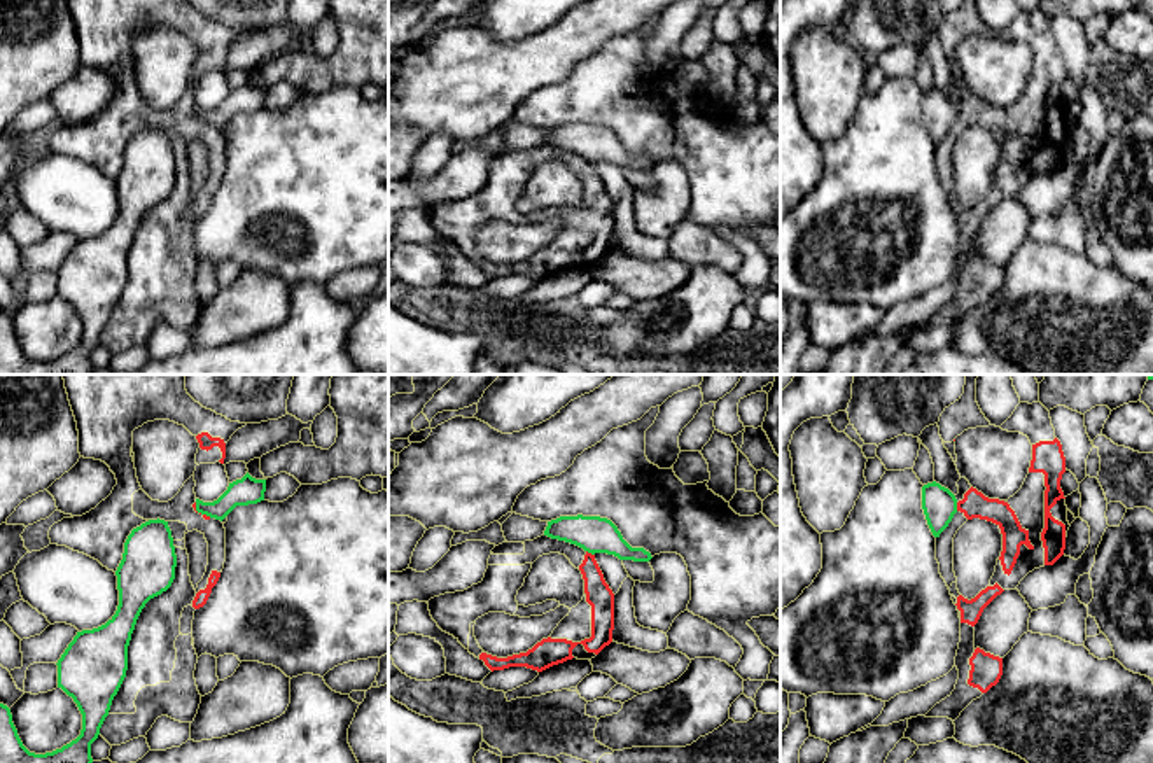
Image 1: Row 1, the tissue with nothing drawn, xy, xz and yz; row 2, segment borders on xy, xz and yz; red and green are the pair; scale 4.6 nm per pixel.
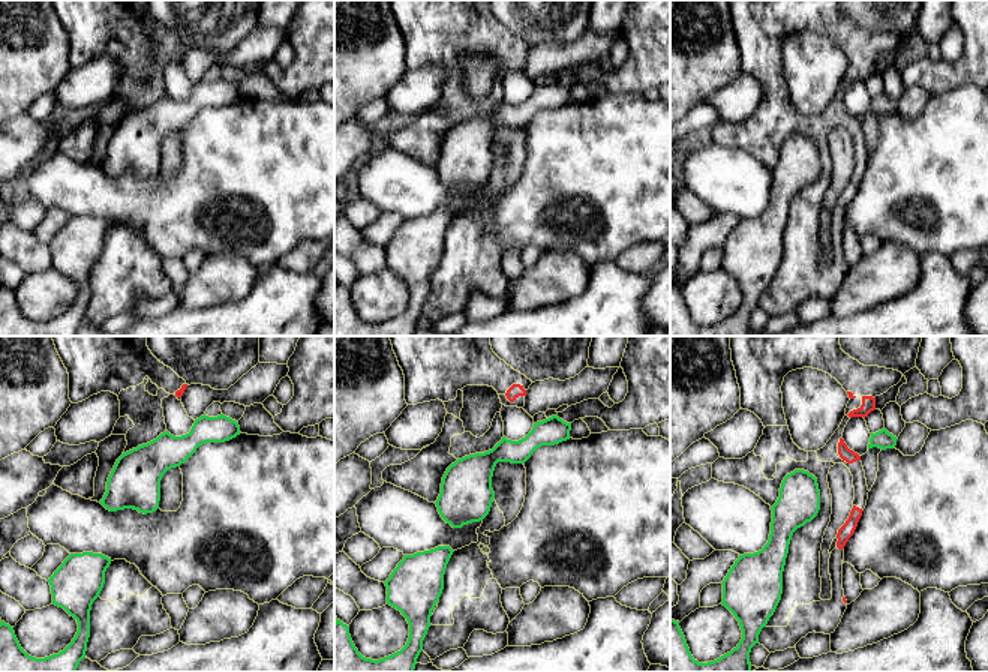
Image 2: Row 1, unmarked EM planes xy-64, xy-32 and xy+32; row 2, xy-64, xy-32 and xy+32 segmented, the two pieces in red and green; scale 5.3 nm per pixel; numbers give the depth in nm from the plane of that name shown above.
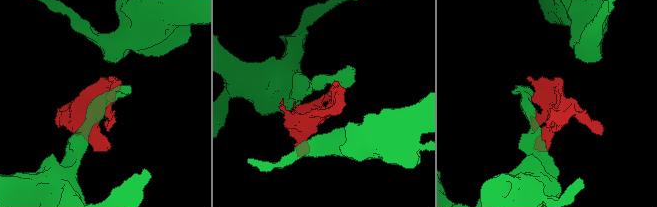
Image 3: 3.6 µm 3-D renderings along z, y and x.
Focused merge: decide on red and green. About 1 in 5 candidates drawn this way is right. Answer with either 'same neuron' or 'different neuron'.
different neuron

